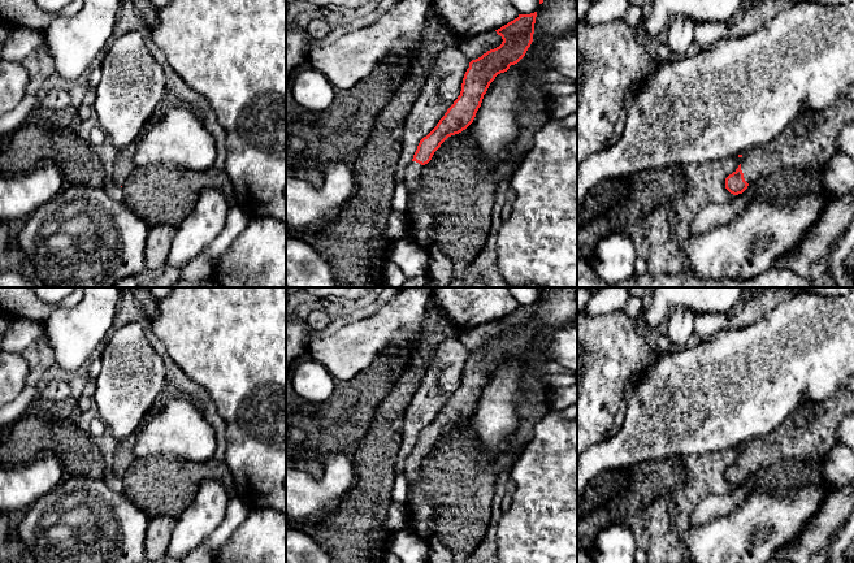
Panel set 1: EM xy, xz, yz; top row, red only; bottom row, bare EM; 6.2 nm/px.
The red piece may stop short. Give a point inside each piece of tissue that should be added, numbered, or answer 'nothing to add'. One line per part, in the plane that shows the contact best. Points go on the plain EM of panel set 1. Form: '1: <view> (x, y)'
1: yz (810, 434)

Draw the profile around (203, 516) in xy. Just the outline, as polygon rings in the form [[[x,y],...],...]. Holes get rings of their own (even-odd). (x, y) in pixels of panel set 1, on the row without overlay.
[[[217,480],[201,482],[194,501],[179,516],[165,556],[181,560],[222,523],[229,491]]]

